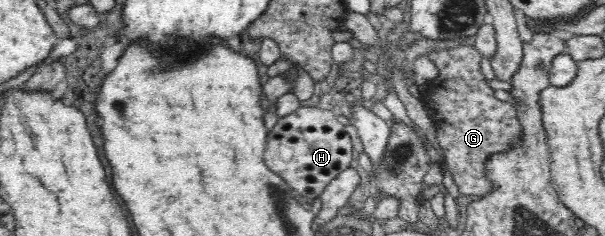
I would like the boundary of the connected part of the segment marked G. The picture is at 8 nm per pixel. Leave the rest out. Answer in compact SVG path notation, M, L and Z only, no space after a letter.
M471 45L453 49L431 49L428 58L437 71L434 81L423 84L423 99L435 128L446 167L460 193L482 196L491 191L485 168L490 155L508 150L522 134L517 110L505 95L487 85L481 72L481 54Z

